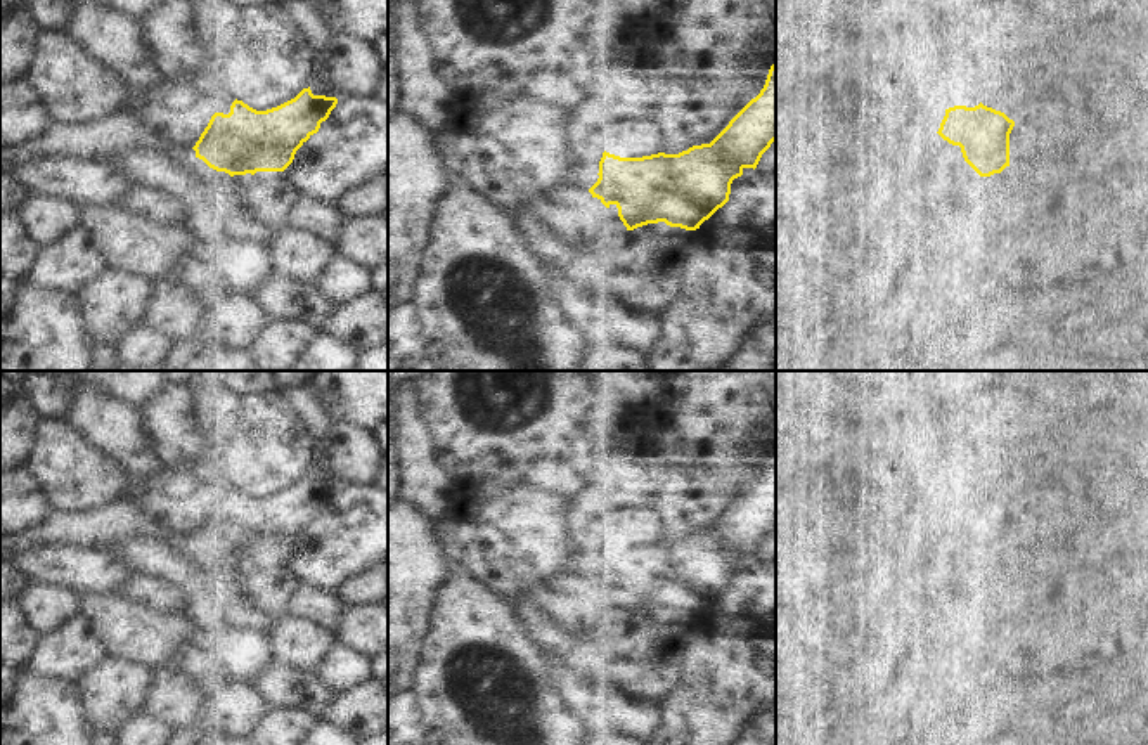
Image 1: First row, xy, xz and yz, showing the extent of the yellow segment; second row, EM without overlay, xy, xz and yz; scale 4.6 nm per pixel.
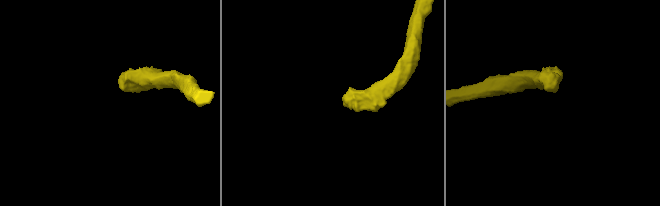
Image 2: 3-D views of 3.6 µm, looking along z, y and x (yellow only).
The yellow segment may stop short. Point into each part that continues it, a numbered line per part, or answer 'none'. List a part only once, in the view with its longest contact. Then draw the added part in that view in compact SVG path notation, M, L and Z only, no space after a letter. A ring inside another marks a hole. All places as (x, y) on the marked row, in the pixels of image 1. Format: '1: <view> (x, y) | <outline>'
1: xy (193, 165) | M180 158L178 165L184 166L189 173L196 175L196 177L203 177L204 180L213 180L218 177L230 177L225 172L216 172L213 168L210 168L203 159L199 158Z

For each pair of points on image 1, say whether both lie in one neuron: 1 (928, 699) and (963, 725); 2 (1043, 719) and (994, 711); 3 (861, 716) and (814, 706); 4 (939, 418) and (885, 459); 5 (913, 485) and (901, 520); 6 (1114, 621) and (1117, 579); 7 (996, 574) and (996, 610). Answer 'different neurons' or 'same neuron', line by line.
1: different neurons
2: same neuron
3: same neuron
4: same neuron
5: different neurons
6: different neurons
7: same neuron

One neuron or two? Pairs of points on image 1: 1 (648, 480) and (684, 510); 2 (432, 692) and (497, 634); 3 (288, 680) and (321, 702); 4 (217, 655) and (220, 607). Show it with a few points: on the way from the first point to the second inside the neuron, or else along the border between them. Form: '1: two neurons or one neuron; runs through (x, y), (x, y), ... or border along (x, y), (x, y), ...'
1: two neurons; border along (667, 479), (655, 491), (646, 491), (638, 499)
2: one neuron; runs through (444, 671), (452, 652), (477, 643)
3: one neuron; runs through (296, 685), (312, 693)
4: two neurons; border along (198, 628), (246, 628), (258, 631)

